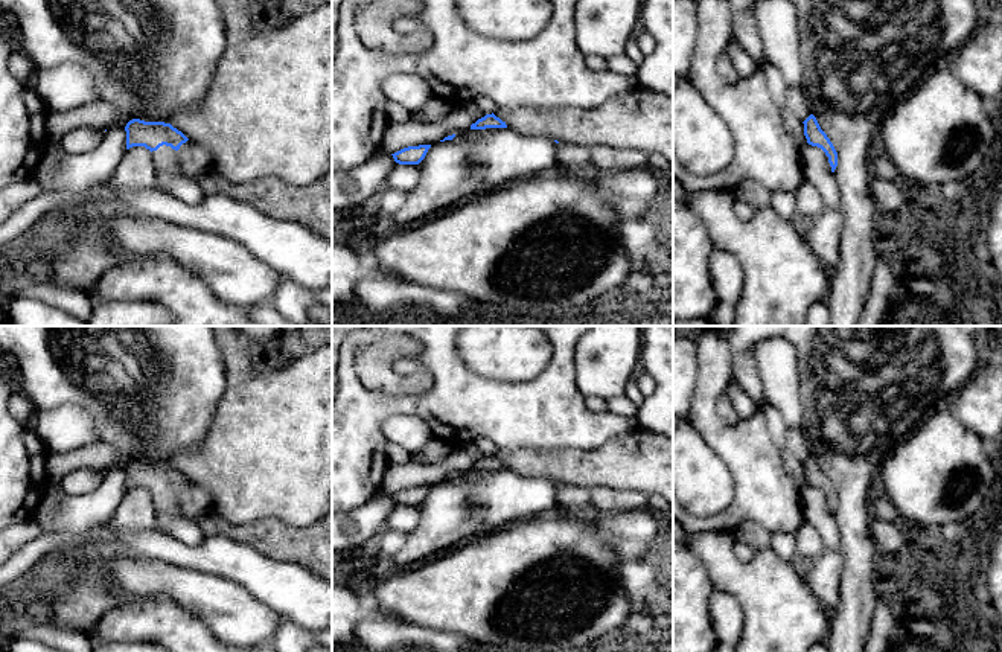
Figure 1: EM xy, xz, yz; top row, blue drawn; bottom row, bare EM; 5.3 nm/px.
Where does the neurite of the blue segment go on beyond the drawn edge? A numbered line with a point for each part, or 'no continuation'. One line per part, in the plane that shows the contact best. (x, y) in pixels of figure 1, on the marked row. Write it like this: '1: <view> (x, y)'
1: xy (165, 159)

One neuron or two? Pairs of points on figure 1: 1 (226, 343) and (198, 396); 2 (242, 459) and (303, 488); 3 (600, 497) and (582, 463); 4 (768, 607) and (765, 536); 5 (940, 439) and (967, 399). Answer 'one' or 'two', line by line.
1: two
2: one
3: two
4: two
5: two

